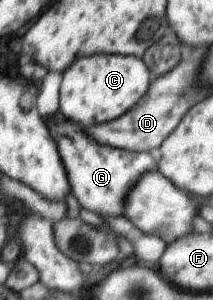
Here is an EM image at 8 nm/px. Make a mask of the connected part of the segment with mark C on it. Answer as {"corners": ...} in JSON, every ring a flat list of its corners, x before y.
{"corners":[[90,55,88,59,80,59,80,63,72,63,72,71,62,73,57,111,82,127,108,122,130,109,148,91,150,81,150,71,141,58]]}

